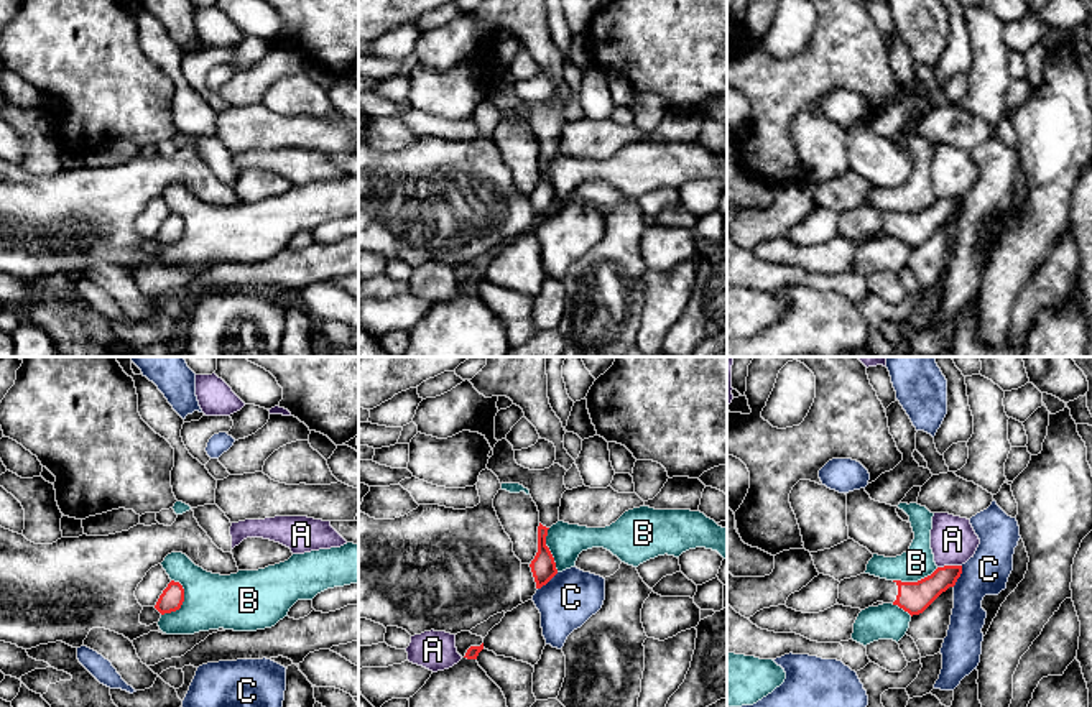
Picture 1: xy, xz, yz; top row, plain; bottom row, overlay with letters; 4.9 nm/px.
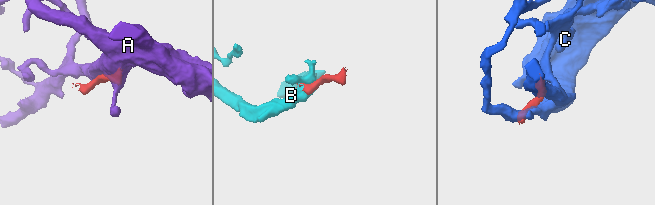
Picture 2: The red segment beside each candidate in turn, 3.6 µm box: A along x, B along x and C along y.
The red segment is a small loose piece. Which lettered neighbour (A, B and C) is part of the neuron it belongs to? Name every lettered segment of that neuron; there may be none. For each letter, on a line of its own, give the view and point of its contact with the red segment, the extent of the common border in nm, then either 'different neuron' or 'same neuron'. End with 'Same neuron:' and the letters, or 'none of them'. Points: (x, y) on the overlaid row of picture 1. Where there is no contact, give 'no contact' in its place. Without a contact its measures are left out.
A: yz (949, 566) | 120 nm | different neuron
B: xy (181, 604) | 190 nm | different neuron
C: yz (959, 576) | 120 nm | different neuron
Same neuron: none of them

